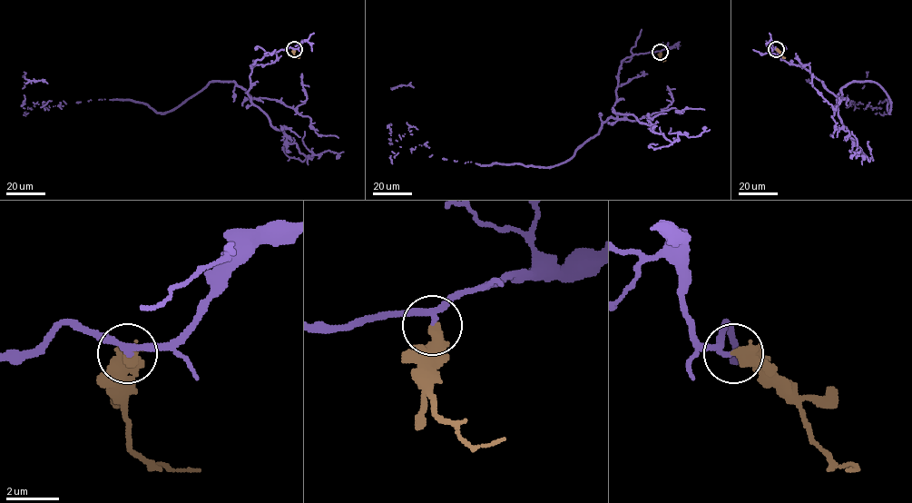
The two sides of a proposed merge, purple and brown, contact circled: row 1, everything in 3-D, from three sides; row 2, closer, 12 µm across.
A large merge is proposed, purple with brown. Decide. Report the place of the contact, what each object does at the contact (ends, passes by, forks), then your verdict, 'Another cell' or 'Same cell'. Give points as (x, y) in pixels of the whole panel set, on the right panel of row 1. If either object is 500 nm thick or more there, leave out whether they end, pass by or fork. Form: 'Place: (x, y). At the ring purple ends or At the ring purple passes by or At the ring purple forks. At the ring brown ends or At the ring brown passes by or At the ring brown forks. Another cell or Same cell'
Place: (776, 49). At the ring purple passes by. At the ring brown ends. Same cell

